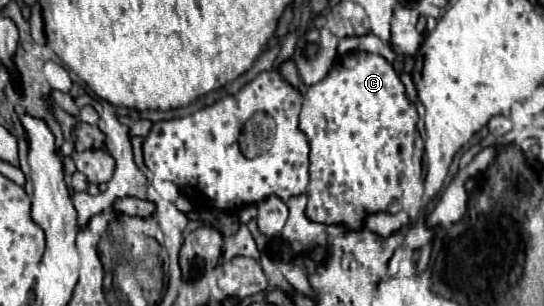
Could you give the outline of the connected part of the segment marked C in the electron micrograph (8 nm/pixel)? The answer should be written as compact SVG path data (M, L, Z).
M348 52L336 58L332 72L304 94L300 128L310 140L310 184L308 218L324 224L342 222L350 228L362 228L360 220L368 212L400 210L402 188L414 172L412 152L418 112L406 96L396 70L380 54Z

